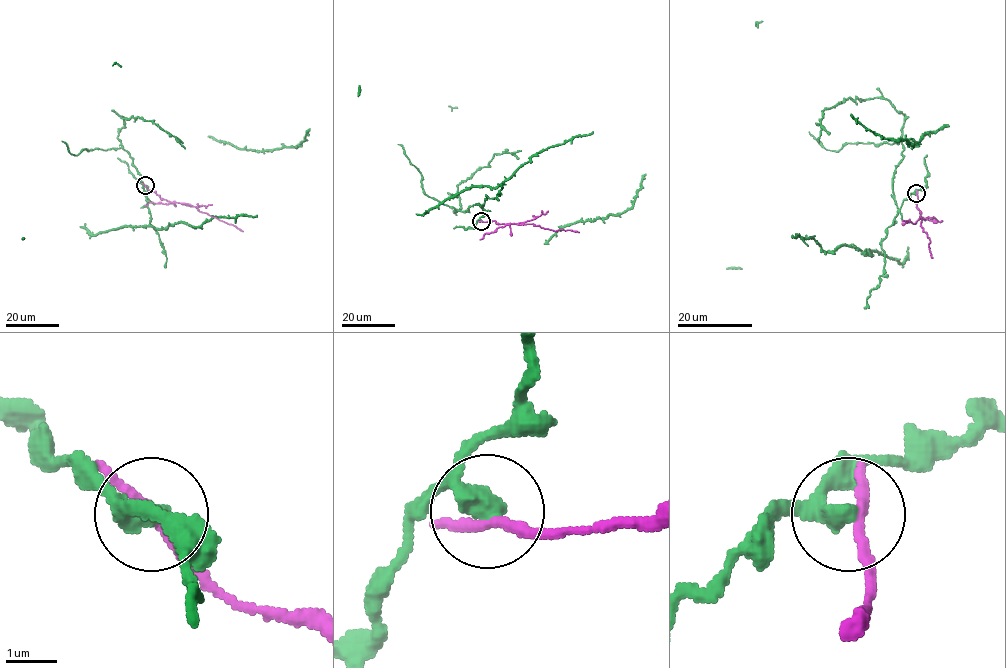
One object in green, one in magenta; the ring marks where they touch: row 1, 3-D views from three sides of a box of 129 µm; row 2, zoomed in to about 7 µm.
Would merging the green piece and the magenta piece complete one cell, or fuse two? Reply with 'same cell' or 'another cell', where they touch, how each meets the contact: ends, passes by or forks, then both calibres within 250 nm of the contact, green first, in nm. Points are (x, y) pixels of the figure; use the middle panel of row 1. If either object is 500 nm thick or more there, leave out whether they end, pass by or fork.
another cell; at (481, 221); green passes by; magenta passes by; 320 nm thick on the green side, 180 nm on the other

